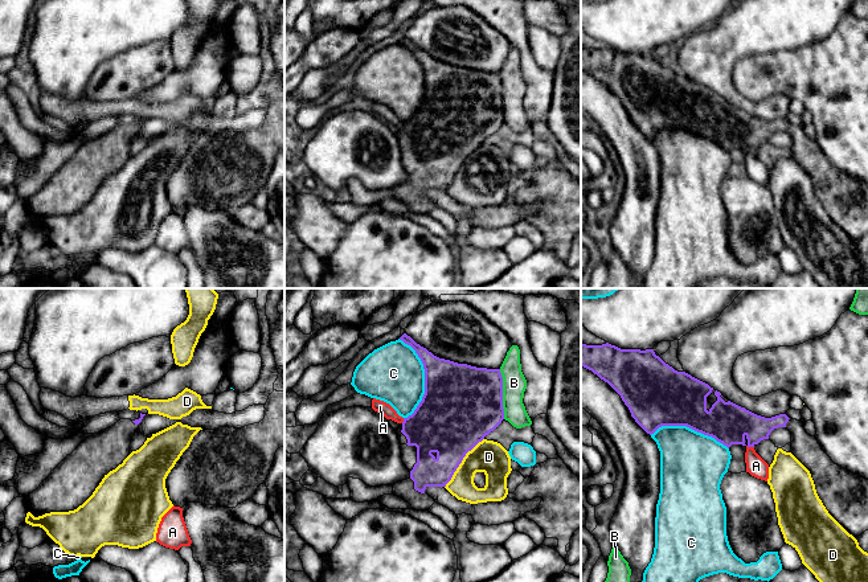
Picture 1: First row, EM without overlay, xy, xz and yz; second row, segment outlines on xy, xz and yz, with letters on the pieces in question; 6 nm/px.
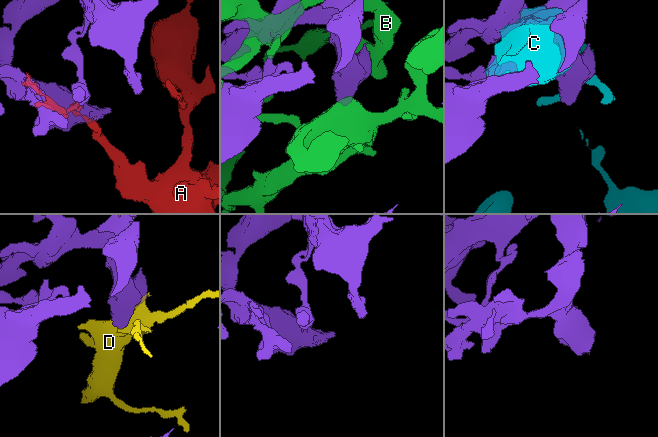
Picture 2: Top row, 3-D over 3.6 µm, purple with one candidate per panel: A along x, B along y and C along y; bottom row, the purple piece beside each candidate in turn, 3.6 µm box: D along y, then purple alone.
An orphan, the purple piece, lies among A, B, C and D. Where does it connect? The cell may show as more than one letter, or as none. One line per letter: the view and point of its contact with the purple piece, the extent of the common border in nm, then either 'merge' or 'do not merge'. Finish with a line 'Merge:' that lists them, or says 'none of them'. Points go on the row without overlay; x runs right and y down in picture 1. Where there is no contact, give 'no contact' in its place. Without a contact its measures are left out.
A: yz (750, 150) | 50 nm | do not merge
B: xz (502, 98) | 300 nm | do not merge
C: xz (425, 81) | 500 nm | do not merge
D: xz (461, 166) | 380 nm | do not merge
Merge: none of them

